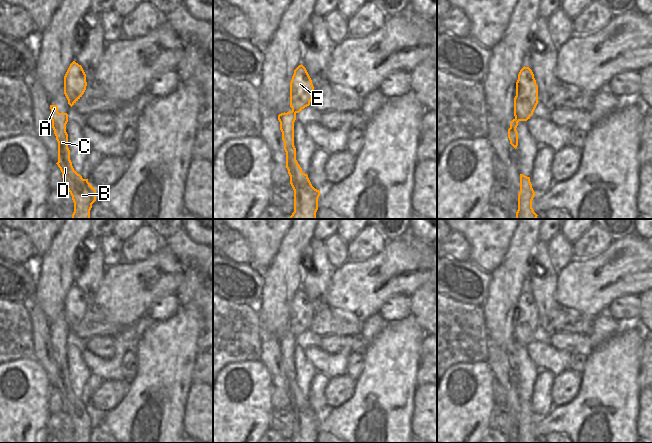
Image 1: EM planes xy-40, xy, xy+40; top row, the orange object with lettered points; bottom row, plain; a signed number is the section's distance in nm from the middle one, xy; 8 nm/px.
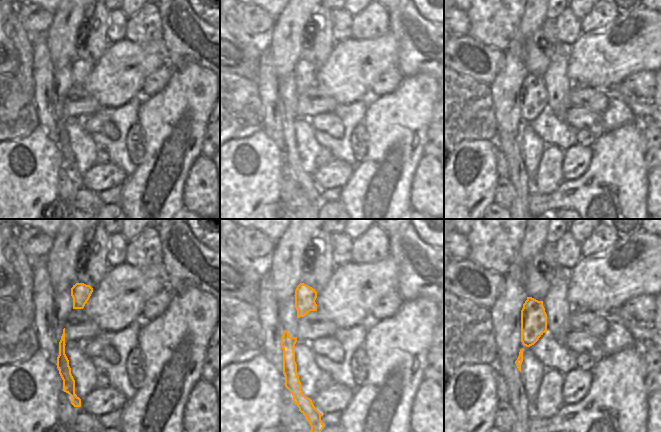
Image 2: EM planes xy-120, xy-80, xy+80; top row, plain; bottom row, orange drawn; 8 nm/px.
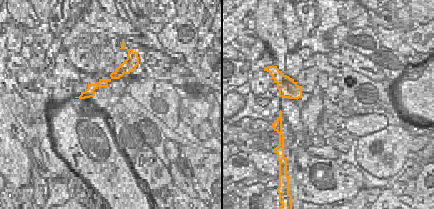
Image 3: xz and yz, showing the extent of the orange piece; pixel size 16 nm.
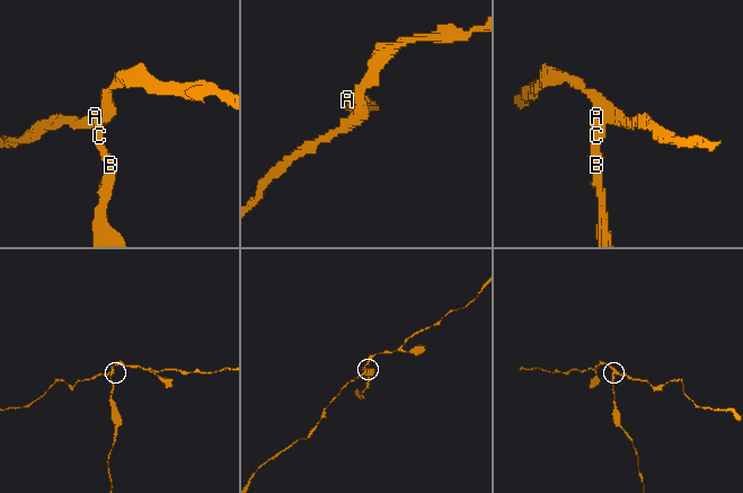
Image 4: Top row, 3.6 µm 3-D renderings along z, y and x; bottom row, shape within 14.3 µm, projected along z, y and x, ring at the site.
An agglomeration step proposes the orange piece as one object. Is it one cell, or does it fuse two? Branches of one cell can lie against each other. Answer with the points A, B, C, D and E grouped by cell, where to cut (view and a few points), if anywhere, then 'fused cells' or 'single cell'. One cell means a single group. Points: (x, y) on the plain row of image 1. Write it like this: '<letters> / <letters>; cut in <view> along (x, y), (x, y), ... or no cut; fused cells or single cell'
A B C D / E; cut in xy+40 along (515, 341), (520, 344); fused cells

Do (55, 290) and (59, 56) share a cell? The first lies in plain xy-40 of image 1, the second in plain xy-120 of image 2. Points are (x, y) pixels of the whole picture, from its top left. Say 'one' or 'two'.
one

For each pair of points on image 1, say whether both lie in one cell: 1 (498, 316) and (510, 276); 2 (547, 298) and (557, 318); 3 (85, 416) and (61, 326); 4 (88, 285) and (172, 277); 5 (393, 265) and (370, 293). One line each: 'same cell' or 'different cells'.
1: same cell
2: different cells
3: same cell
4: different cells
5: same cell

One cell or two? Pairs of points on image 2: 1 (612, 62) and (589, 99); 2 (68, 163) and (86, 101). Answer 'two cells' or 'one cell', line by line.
1: two cells
2: two cells

